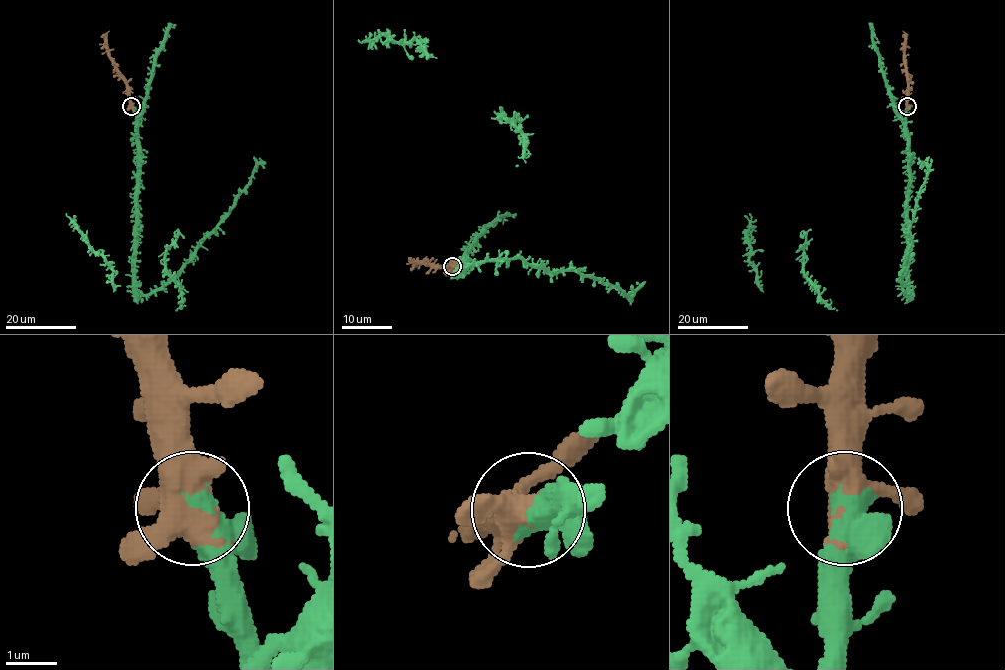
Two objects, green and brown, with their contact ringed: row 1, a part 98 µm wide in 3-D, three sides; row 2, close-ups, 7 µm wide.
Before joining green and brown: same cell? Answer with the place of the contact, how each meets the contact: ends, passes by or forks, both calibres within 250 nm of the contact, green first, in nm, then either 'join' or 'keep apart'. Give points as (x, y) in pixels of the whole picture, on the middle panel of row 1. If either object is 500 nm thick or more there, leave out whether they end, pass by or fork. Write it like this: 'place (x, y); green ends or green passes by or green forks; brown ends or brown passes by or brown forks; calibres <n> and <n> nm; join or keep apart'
place (452, 266); calibres 440 and 500 nm; join

